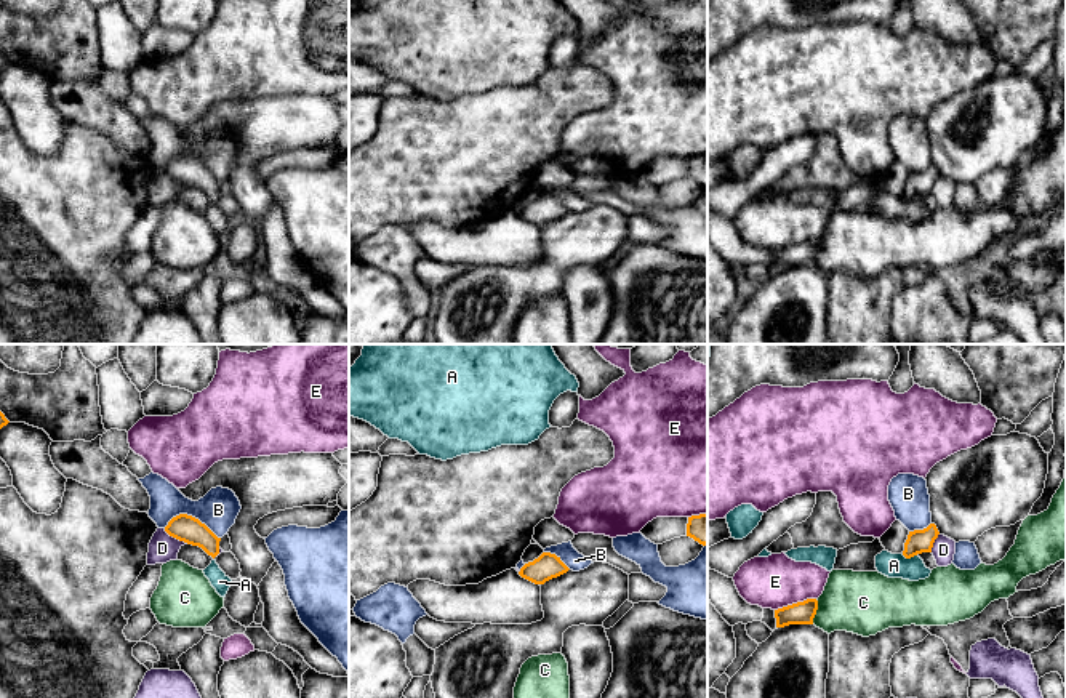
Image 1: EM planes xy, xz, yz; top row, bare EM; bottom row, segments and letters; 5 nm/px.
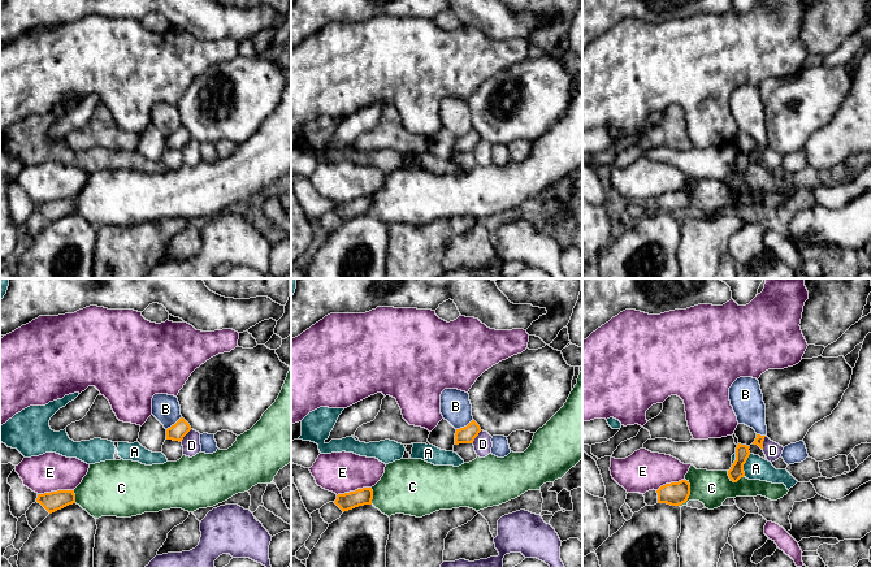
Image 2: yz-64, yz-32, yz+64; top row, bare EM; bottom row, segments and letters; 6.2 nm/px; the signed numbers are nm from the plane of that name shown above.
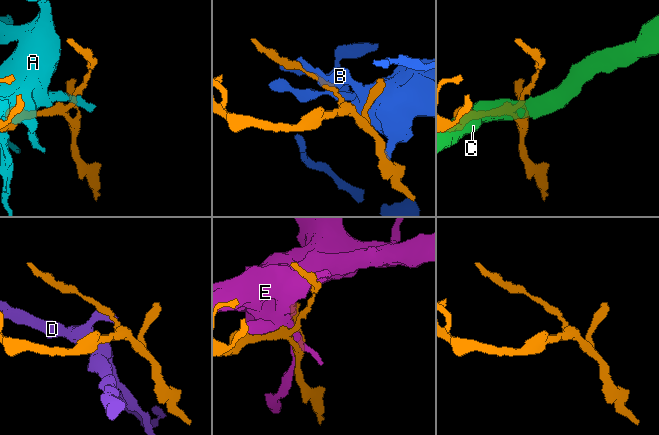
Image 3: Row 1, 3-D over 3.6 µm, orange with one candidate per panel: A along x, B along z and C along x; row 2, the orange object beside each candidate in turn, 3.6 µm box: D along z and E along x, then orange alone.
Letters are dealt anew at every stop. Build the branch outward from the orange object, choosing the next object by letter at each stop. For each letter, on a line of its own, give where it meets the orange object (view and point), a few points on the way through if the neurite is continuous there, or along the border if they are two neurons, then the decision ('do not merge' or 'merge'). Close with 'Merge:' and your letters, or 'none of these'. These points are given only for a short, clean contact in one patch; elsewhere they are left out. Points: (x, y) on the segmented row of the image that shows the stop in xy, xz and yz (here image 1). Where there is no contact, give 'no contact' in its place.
A: meets orange in yz at (909, 557); do not merge
B: meets orange in xy at (191, 516); do not merge
C: meets orange in yz at (815, 612); do not merge
D: meets orange in xy at (176, 538); border along xy (164, 529), (188, 543); do not merge
E: meets orange in yz at (794, 604); do not merge
Merge: none of these

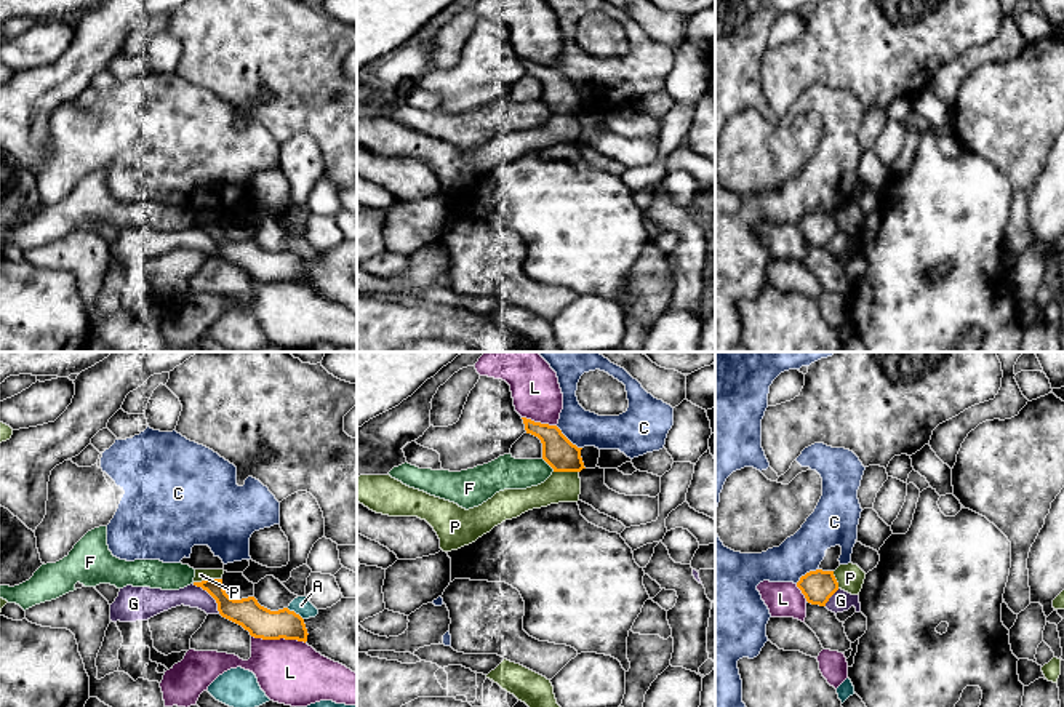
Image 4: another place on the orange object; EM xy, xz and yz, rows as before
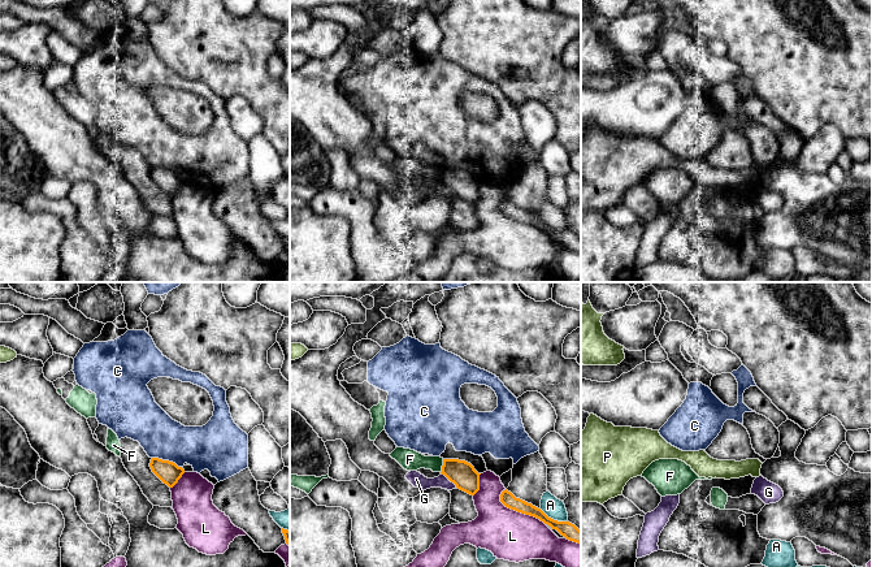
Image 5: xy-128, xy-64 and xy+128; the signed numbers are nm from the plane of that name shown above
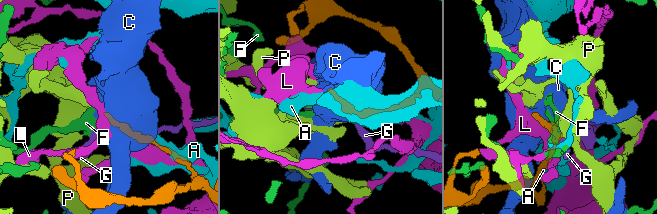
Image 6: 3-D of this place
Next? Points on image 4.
A: meets orange in xy at (293, 611); do not merge
C: meets orange in xz at (567, 439); do not merge
F: meets orange in xz at (548, 463); border along xz (541, 458), (554, 471); do not merge
G: meets orange in xy at (210, 594); border along xy (192, 584), (204, 589), (215, 600), (220, 613); do not merge
L: meets orange in xy at (279, 639); do not merge
P: meets orange in xy at (207, 579); border along xy (220, 578), (205, 578), (194, 583); do not merge
Merge: none of these

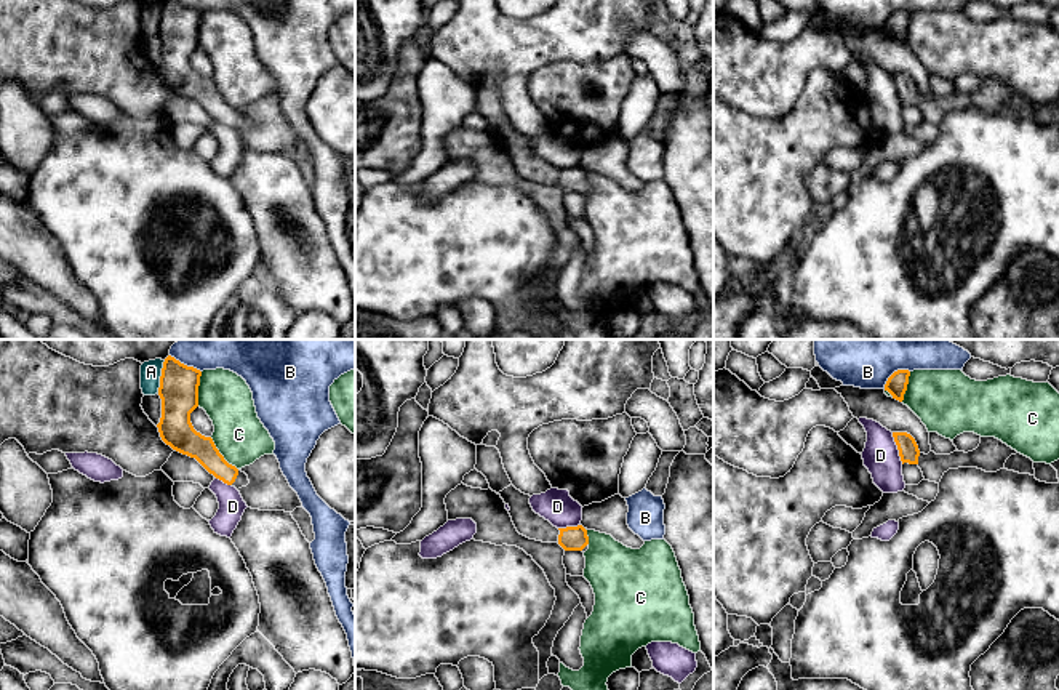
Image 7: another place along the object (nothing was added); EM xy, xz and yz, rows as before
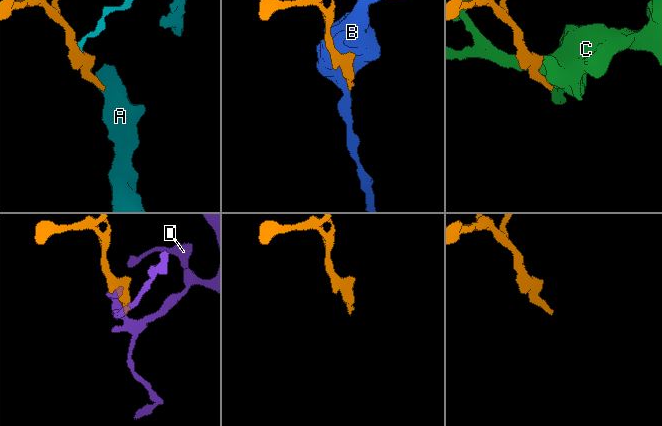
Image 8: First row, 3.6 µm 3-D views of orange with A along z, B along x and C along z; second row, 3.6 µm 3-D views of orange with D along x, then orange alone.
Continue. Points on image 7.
A: meets orange in xy at (160, 377); border along xy (165, 361), (157, 393); do not merge
B: meets orange in yz at (893, 373); border along yz (909, 370), (896, 370), (883, 388); do not merge
C: meets orange in xy at (221, 455); do not merge
D: meets orange in yz at (898, 449); do not merge
Merge: none of these

